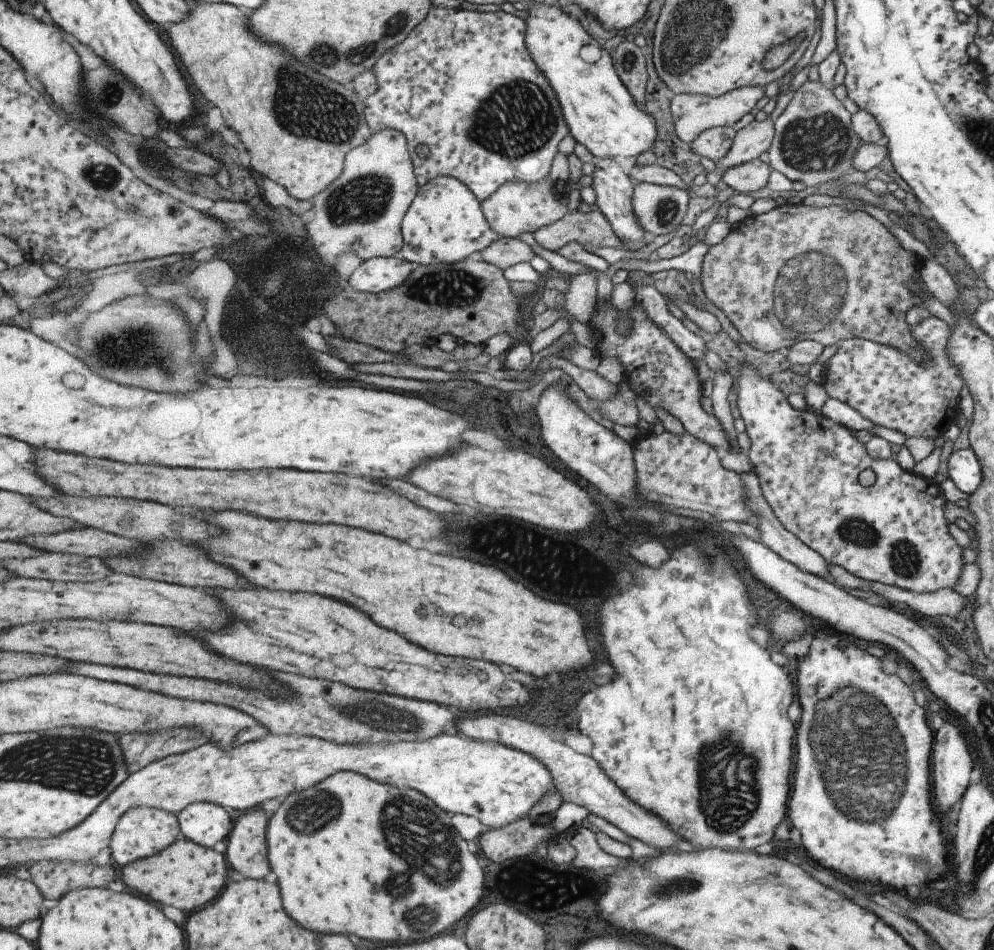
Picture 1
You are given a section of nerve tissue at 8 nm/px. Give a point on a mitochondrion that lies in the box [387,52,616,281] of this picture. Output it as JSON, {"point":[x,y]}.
{"point":[514,120]}

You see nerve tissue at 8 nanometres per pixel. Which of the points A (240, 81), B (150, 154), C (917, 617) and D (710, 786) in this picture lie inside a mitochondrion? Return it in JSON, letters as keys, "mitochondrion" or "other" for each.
{"A":"other","B":"other","C":"other","D":"mitochondrion"}

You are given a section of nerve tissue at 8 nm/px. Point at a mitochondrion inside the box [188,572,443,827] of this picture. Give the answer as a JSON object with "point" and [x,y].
{"point":[391,720]}

